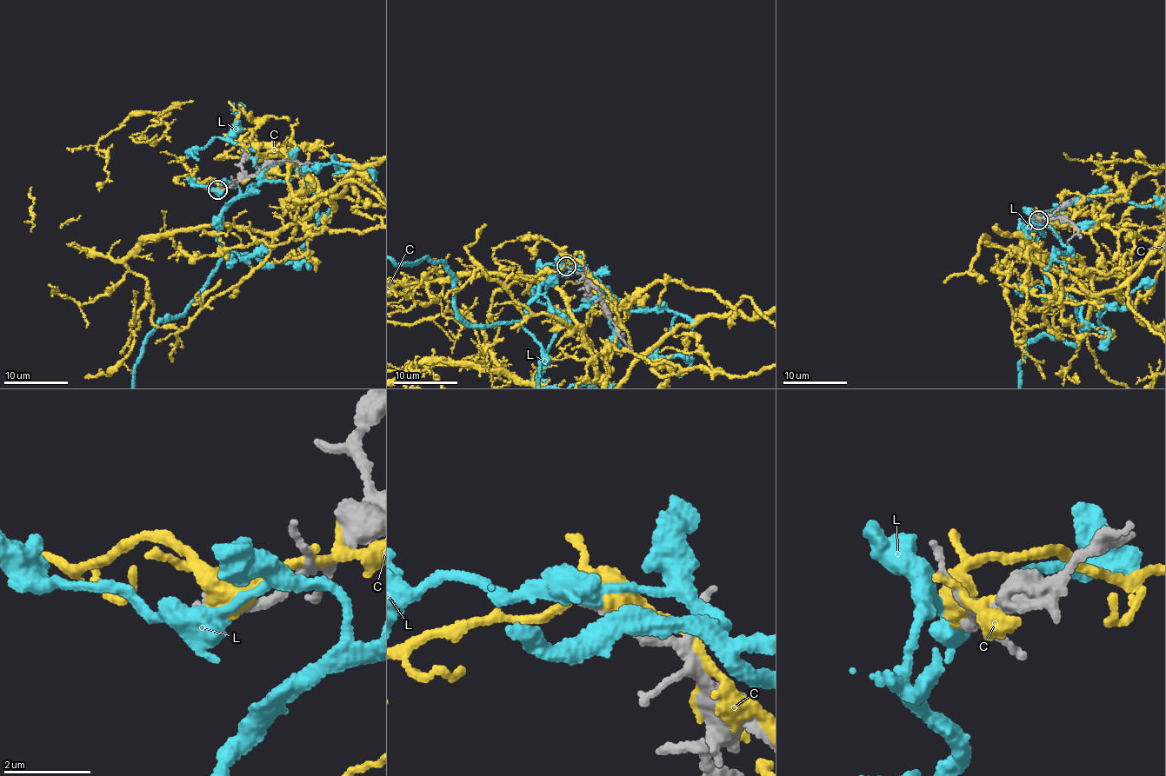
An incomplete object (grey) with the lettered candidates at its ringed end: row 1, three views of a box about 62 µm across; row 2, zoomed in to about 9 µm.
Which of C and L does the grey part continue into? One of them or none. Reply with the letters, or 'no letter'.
no letter

